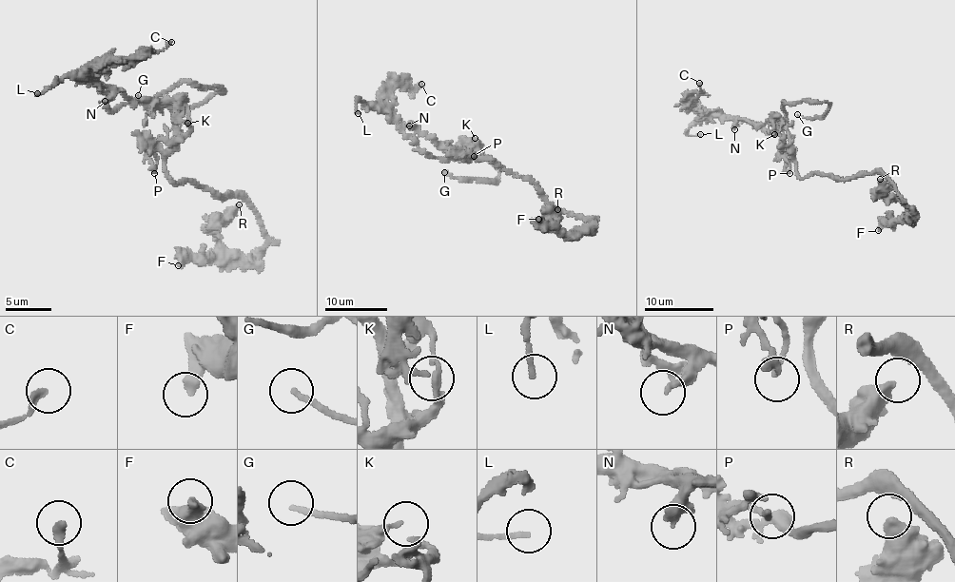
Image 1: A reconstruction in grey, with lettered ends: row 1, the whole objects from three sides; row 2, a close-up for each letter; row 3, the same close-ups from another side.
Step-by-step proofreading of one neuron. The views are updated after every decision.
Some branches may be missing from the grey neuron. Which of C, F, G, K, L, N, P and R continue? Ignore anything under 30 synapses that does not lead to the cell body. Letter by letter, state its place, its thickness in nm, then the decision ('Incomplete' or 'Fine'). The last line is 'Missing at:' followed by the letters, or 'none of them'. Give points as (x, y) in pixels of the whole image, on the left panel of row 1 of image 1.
C: Place: (171, 42). Thickness 240 nm. Fine
F: Place: (178, 265). Thickness 360 nm. Fine
G: Place: (138, 95). Thickness 160 nm. Fine
K: Place: (187, 123). Thickness 200 nm. Fine
L: Place: (37, 93). Thickness 170 nm. Fine
N: Place: (105, 101). Thickness 320 nm. Fine
P: Place: (154, 173). Thickness 180 nm. Fine
R: Place: (239, 204). Thickness 360 nm. Fine
Missing at: none of them

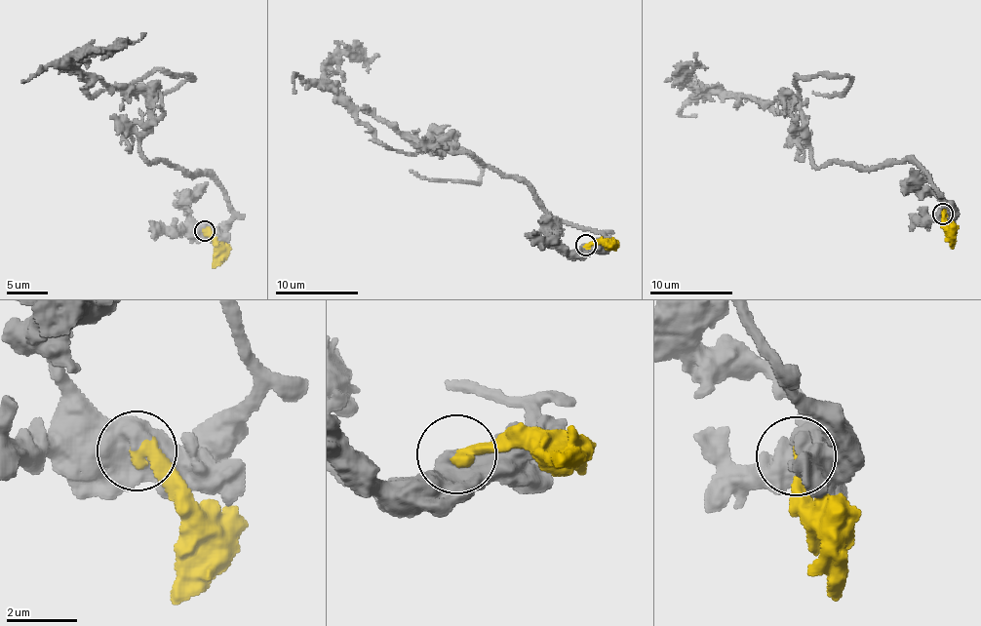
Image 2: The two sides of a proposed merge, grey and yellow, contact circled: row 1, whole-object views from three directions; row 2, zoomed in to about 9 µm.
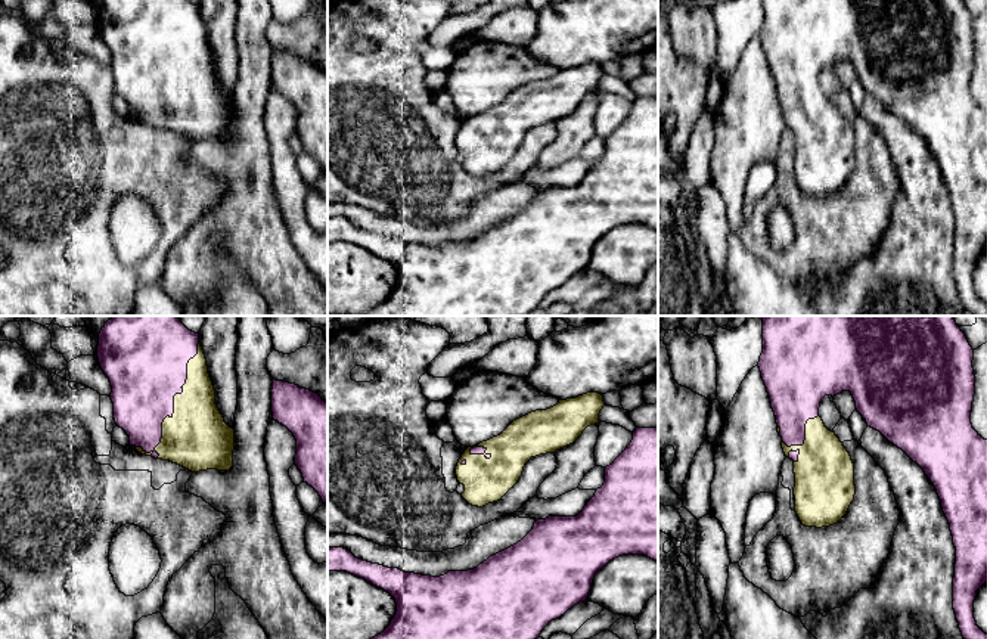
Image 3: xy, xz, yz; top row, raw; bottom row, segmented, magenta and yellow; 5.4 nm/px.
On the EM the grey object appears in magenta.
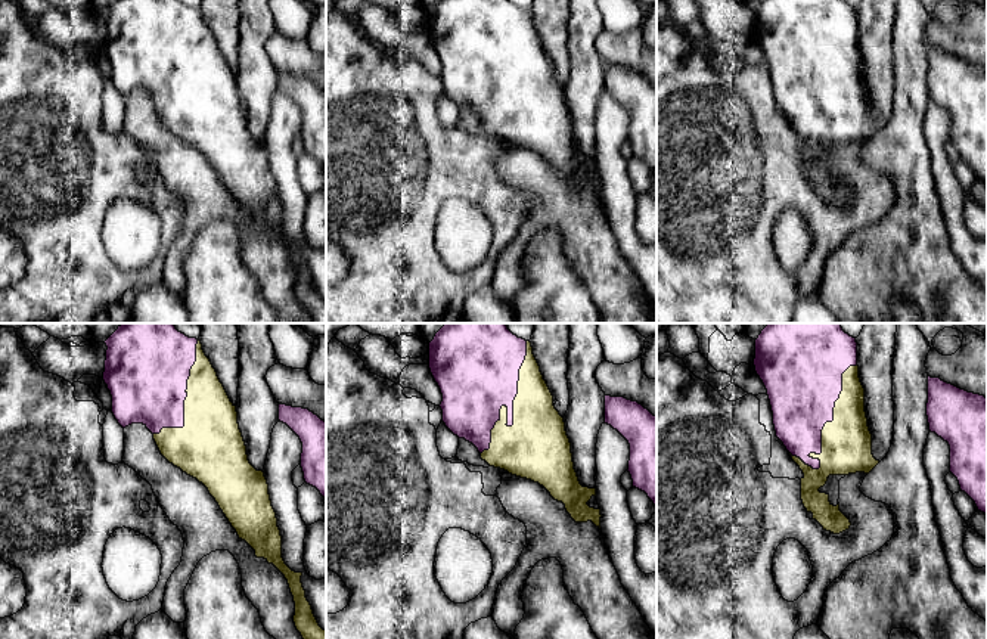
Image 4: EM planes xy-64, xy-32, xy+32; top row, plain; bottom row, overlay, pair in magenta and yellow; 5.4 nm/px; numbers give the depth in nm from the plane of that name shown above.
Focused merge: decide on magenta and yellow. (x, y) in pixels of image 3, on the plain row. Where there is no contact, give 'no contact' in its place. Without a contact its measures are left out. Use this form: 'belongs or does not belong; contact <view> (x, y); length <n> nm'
belongs; contact xy (173, 68); length 650 nm

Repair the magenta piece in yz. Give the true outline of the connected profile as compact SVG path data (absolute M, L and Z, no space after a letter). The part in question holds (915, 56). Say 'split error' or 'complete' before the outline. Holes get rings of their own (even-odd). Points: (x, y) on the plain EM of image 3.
split error; M763 0L758 37L776 86L783 122L794 130L795 182L801 193L816 198L834 195L854 170L851 125L819 86L825 65L834 66L841 61L850 61L867 96L901 118L934 153L956 217L953 246L956 289L968 313L987 316L987 304L974 288L977 260L987 252L987 109L971 93L975 63L972 30L974 19L962 0Z

